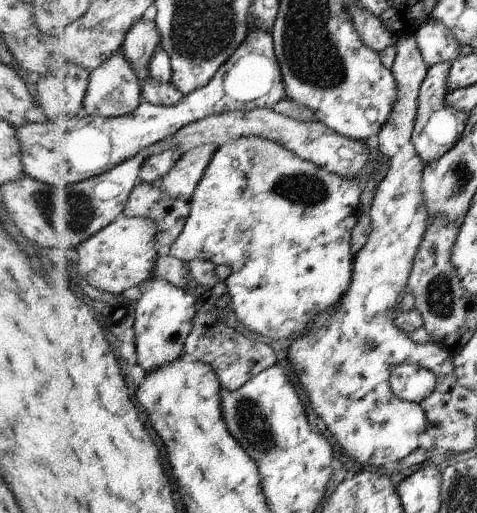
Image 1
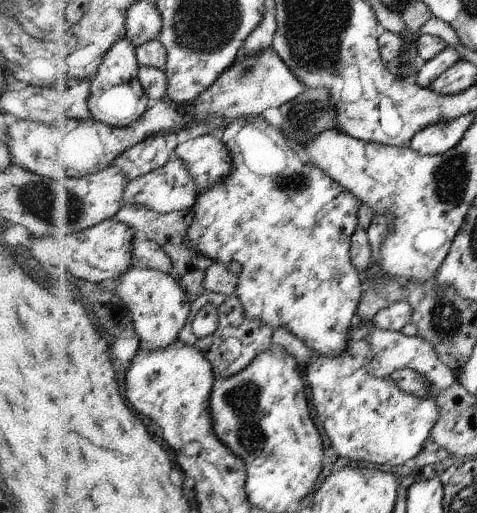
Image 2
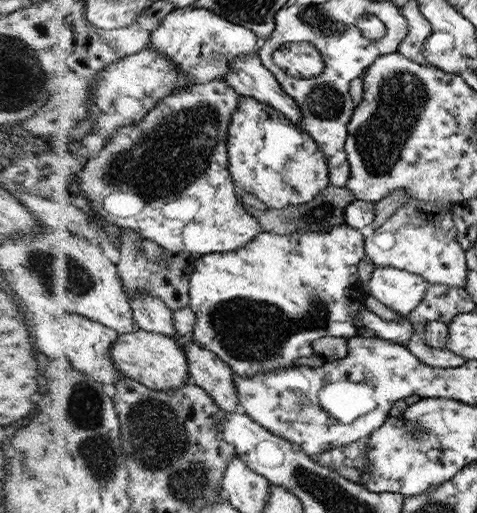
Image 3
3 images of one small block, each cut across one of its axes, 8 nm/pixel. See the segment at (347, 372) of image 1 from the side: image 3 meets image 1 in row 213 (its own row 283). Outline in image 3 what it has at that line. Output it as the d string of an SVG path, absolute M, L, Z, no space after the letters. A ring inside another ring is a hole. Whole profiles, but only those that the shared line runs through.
M376 266L368 286L370 298L378 299L387 308L406 317L426 298L430 284L423 276L404 269Z

